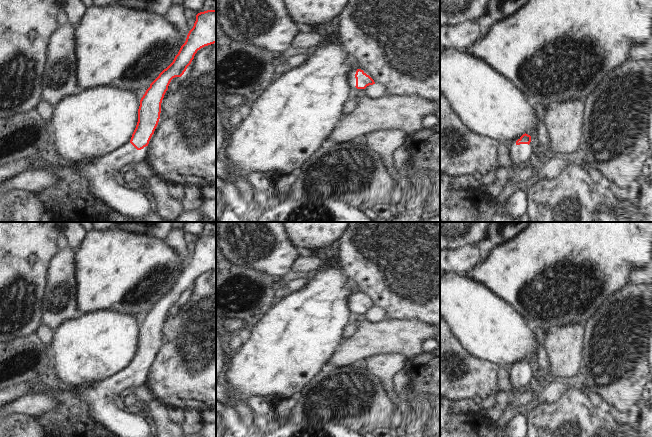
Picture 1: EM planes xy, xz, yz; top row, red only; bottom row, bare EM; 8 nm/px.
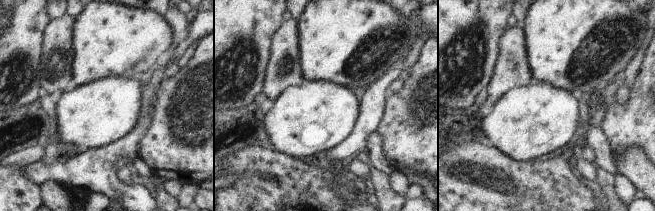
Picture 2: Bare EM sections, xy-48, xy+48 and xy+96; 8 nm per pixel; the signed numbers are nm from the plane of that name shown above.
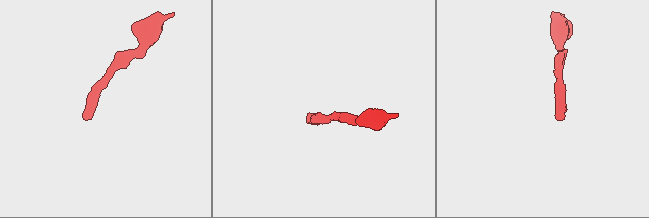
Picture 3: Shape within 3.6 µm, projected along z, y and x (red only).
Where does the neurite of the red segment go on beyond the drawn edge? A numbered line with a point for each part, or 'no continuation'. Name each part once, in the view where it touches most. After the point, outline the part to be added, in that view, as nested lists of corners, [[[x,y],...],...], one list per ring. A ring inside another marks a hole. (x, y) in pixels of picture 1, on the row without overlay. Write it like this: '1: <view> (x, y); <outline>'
1: xz (351, 306); [[[355,298],[352,300],[349,300],[348,304],[347,304],[347,309],[350,313],[354,312],[356,310],[356,302],[355,302]]]

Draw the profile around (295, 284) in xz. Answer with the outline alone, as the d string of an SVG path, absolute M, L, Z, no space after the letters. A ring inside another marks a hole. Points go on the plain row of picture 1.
M294 277L286 281L286 288L288 290L288 293L298 292L302 290L308 283L308 277Z

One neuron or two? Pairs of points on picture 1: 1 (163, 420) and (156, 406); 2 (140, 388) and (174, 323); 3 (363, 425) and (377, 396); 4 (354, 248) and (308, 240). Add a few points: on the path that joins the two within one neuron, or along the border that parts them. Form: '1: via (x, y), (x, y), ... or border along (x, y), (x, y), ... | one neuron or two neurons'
1: via (160, 417), (157, 409) | one neuron
2: border along (139, 380), (153, 397) | two neurons
3: via (370, 418), (377, 411), (377, 403) | one neuron
4: border along (343, 232), (334, 242) | two neurons

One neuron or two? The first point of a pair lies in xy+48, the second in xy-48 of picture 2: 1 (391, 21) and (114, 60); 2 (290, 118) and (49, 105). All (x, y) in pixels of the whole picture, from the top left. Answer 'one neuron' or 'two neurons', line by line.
1: one neuron
2: two neurons

